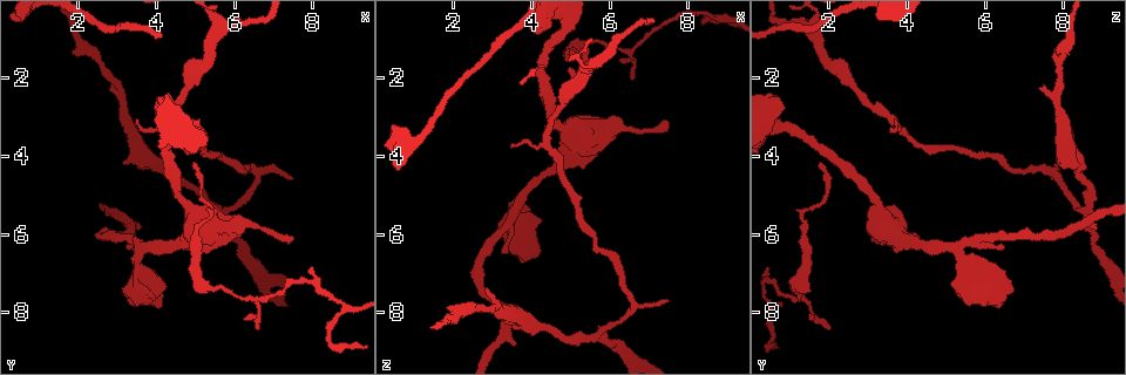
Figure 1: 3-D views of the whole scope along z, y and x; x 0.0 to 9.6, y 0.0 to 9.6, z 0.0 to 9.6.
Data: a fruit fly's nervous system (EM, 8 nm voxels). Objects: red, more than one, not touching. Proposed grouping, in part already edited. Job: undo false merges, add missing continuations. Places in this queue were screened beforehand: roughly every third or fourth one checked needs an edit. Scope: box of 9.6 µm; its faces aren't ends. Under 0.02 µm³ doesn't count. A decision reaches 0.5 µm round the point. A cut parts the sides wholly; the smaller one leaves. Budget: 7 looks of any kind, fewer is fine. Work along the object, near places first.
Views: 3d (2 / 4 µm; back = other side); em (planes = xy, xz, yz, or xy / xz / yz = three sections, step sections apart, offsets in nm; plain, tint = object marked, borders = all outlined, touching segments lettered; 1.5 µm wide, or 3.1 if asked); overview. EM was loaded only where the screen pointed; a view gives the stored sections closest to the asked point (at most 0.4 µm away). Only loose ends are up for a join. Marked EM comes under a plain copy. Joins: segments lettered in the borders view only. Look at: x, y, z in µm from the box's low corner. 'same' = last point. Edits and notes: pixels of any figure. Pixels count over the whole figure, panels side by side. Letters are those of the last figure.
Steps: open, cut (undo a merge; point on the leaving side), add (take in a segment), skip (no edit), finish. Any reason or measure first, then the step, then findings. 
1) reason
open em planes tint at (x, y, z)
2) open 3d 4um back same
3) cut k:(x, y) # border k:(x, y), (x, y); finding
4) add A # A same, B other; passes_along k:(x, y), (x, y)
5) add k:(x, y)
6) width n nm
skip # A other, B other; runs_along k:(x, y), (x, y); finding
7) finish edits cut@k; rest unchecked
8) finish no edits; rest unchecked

an open end
open 3d 2um at (2.80, 2.15, 7.50)

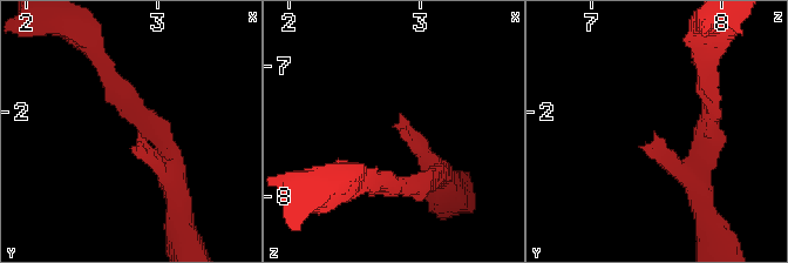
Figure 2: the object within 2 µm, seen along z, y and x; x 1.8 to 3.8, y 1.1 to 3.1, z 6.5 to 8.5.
shape alone is not enough
open em planes borders at (2.86, 2.18, 7.48)

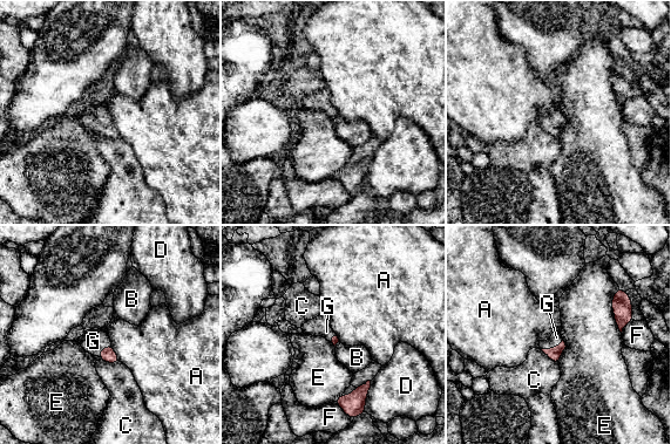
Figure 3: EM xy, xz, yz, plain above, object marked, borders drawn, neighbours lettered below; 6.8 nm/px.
add G # A other, B other, C other, D other, E other, F other, G same; passes_along 3:(554, 354), (551, 348), (556, 337); it goes on there

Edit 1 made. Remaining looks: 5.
open overview

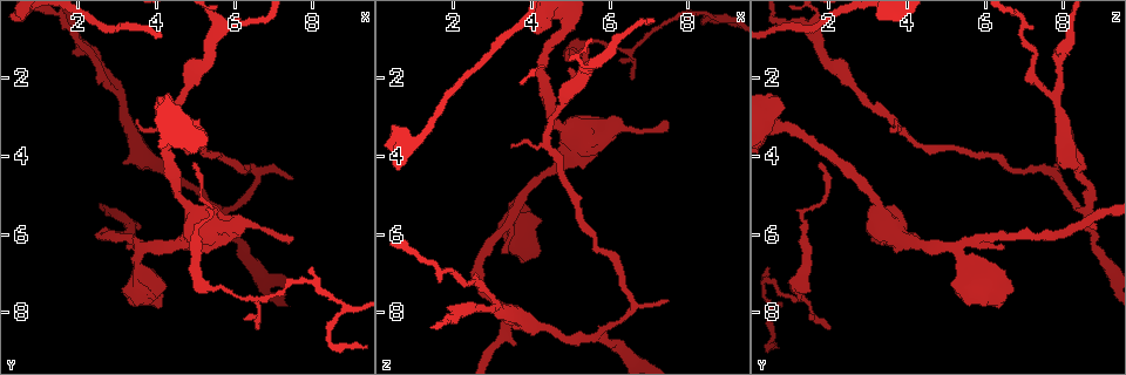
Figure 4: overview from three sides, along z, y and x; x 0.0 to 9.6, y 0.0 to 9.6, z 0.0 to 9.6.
thin arm on a thick one
open 3d 4um at (3.55, 6.55, 5.40)

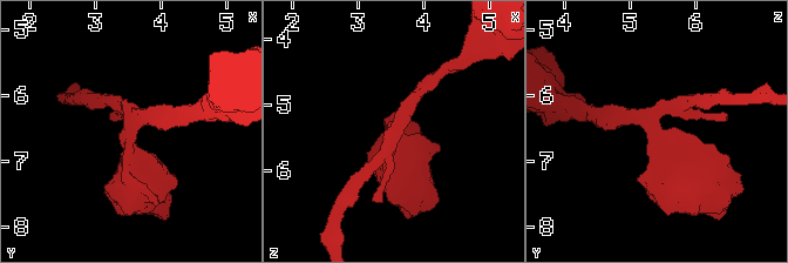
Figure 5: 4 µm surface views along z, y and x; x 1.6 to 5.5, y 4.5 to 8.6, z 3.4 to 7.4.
open em planes borders at (3.50, 6.55, 5.35)

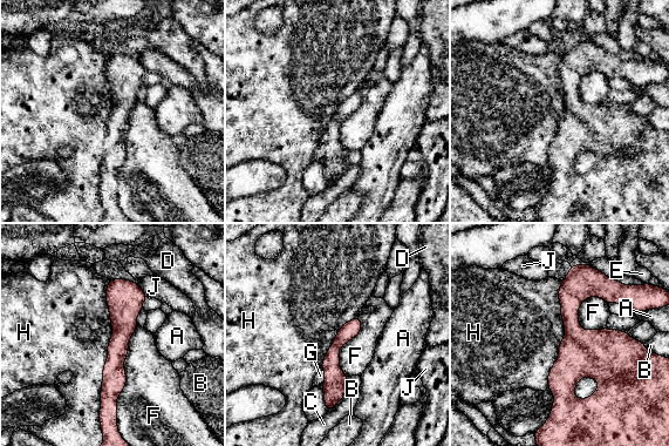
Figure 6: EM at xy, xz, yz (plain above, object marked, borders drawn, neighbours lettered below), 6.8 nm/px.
skip # A other, B other, C other, D other, E other, F other, G other, H other, J other; runs_along 6:(580, 268), (557, 406); all the same neuron

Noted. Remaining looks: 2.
calibre changes
open em xy step 8 borders at (5.05, 5.80, 1.35)

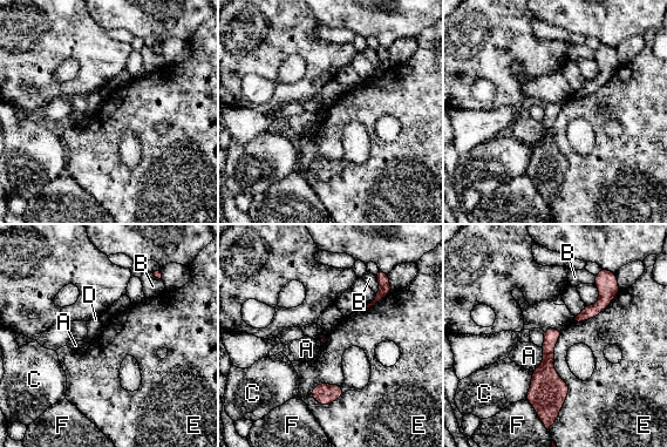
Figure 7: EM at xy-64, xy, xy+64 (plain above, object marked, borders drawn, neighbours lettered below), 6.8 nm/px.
open em yz step 8 borders same

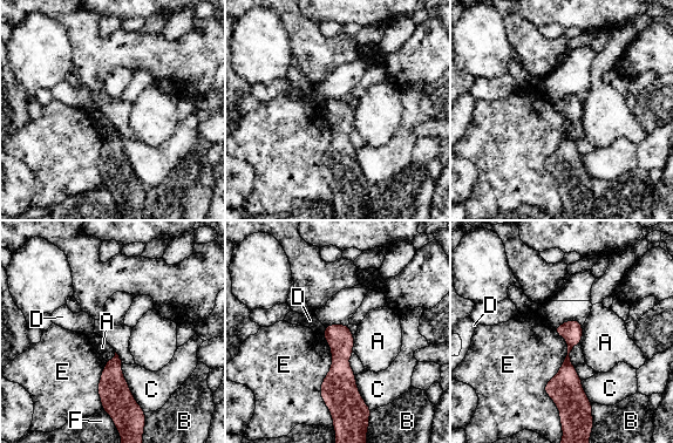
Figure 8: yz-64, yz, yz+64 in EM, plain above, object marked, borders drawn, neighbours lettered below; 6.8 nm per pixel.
width 150 nm
skip # A other, B other, C other, D other, E other, F other; border 8:(553, 328), (559, 414); continuous, no second neuron

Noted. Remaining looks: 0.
finish edits add@3; rest unchecked

